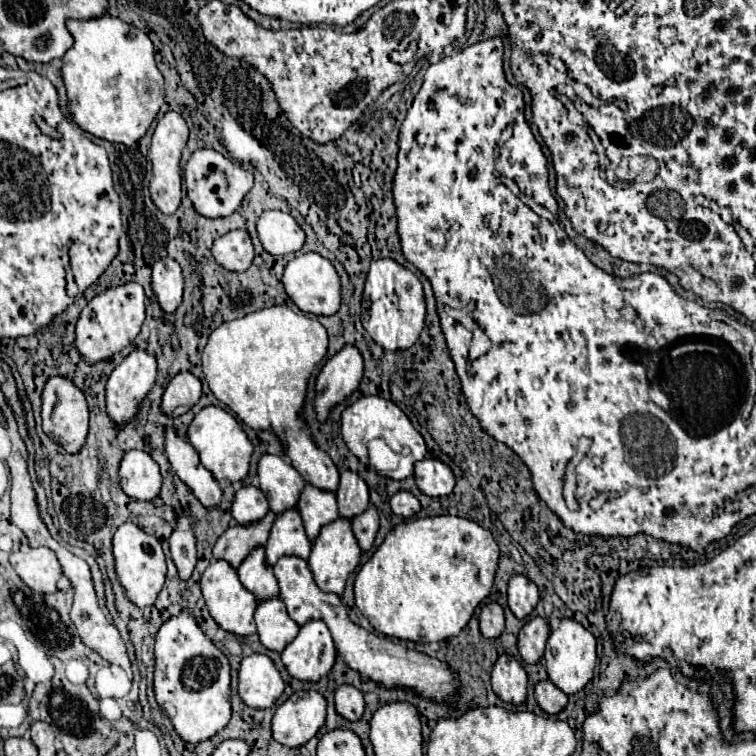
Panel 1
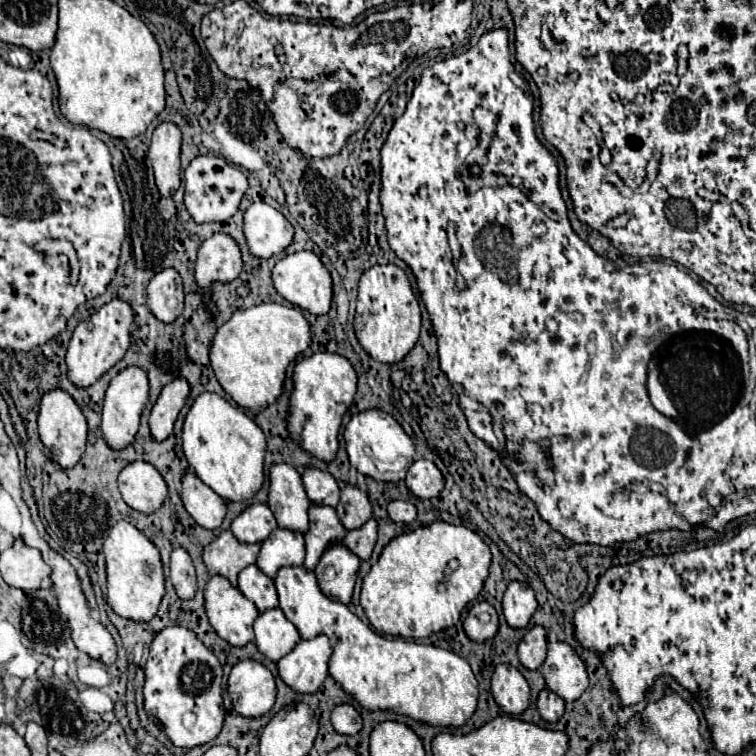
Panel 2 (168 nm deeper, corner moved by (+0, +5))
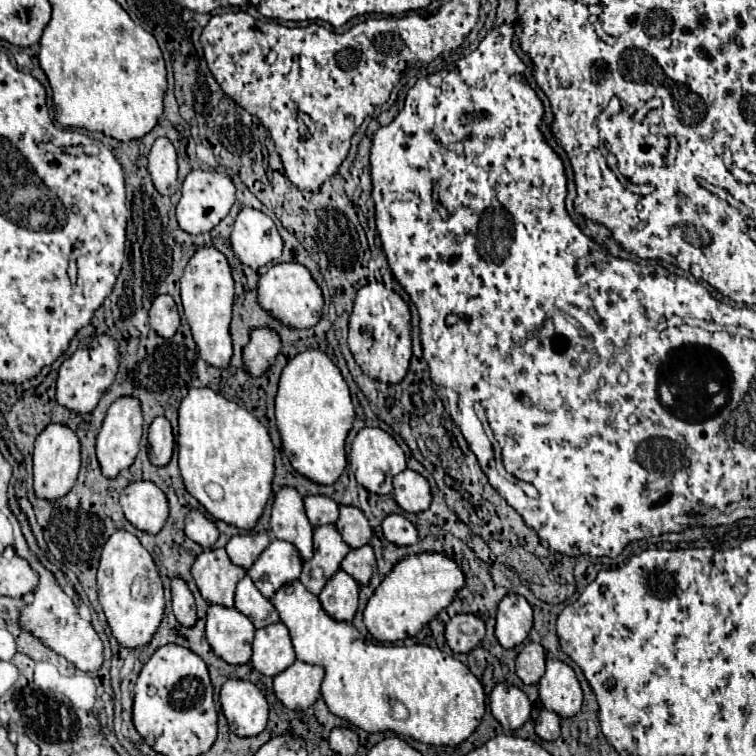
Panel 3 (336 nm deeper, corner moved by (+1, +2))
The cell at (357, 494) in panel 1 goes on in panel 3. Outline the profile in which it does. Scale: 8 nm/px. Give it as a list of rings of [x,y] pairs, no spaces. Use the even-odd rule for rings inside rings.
[[[340,506],[340,518],[336,522],[336,528],[350,548],[364,546],[372,538],[368,518],[356,506]]]

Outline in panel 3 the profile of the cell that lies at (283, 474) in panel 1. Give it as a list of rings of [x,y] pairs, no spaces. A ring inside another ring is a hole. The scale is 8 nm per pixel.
[[[282,486],[276,492],[274,504],[272,504],[272,518],[270,518],[270,530],[276,538],[286,540],[294,544],[302,560],[308,560],[312,554],[312,524],[304,512],[302,496],[292,486]]]

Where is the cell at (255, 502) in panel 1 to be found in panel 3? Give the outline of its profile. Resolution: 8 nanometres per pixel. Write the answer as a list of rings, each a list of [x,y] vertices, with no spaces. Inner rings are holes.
[[[268,530],[248,532],[248,534],[232,536],[226,544],[226,552],[234,564],[250,568],[268,544],[270,544],[270,532]]]

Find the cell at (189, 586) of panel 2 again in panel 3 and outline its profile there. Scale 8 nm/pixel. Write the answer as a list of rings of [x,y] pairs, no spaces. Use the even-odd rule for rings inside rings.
[[[174,576],[170,582],[170,588],[172,588],[174,616],[184,626],[192,626],[196,622],[196,602],[194,602],[194,596],[192,596],[188,584],[180,576]]]

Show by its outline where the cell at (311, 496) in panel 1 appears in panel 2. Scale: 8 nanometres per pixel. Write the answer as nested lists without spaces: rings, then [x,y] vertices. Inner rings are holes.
[[[309,507],[309,531],[305,535],[307,545],[307,557],[303,567],[307,571],[315,569],[315,563],[319,563],[319,555],[331,547],[331,543],[341,543],[345,537],[345,527],[339,523],[339,517],[333,507]]]

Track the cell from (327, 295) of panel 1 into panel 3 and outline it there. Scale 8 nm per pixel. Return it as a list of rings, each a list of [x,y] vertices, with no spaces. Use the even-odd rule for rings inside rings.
[[[288,262],[288,264],[274,264],[268,268],[266,274],[260,276],[258,282],[258,304],[266,310],[272,312],[280,322],[294,326],[294,328],[312,328],[318,324],[324,298],[322,290],[308,272],[306,266],[298,262]]]

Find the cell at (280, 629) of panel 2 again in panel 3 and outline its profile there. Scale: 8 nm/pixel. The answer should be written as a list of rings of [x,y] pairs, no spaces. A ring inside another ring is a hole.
[[[282,622],[256,630],[252,648],[252,666],[266,676],[276,676],[296,660],[290,632]]]

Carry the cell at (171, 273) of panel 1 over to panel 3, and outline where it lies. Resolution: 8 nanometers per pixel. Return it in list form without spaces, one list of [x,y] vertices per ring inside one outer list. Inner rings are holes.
[[[160,294],[152,300],[150,308],[150,326],[164,338],[174,336],[174,332],[180,326],[180,314],[176,308],[176,302],[170,294]]]

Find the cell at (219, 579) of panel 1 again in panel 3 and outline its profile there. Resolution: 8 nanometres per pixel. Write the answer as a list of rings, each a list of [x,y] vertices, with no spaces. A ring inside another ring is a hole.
[[[210,604],[206,616],[206,640],[212,646],[214,654],[226,660],[228,664],[246,664],[252,656],[252,638],[254,638],[254,624],[234,606],[226,608],[220,604]]]

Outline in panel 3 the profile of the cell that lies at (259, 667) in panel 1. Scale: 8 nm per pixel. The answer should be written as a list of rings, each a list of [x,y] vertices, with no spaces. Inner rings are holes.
[[[240,678],[226,680],[220,690],[220,704],[234,734],[256,736],[266,728],[268,700],[256,684]]]

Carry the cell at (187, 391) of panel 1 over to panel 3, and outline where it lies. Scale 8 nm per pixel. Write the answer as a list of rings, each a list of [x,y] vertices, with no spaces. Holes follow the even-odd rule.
[[[166,416],[154,418],[148,430],[148,450],[150,450],[150,462],[156,466],[164,466],[172,458],[174,450],[174,436],[172,436],[172,426]]]

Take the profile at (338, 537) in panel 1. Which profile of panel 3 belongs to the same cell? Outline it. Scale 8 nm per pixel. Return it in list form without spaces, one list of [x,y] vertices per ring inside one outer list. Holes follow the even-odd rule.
[[[342,568],[326,582],[320,592],[322,608],[336,620],[350,622],[358,610],[358,584]]]

